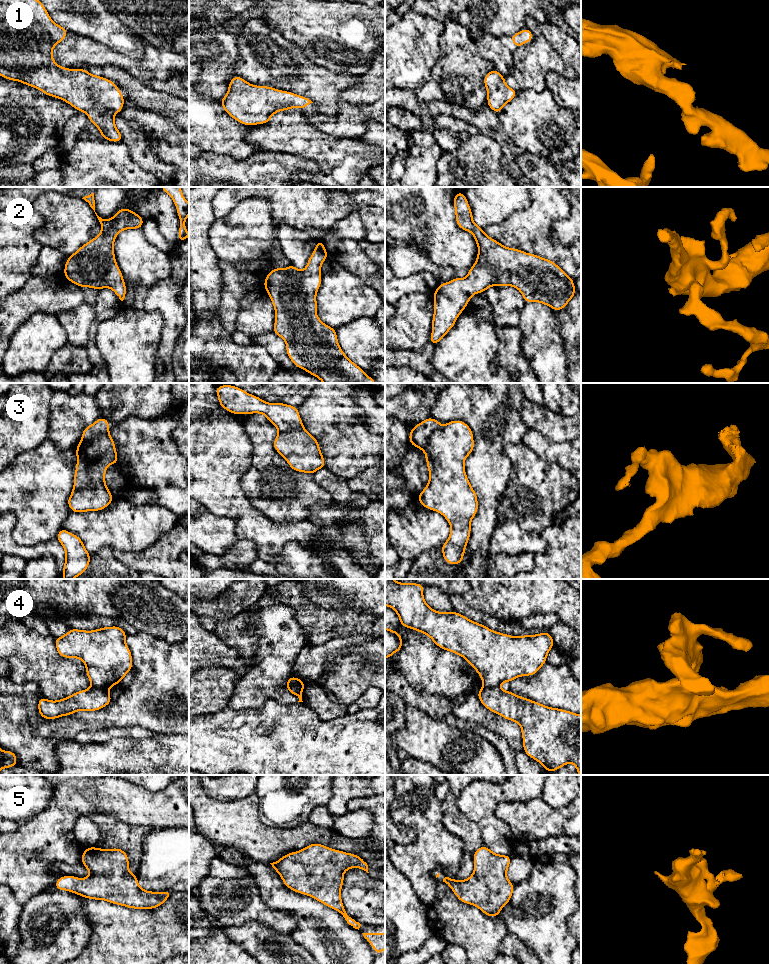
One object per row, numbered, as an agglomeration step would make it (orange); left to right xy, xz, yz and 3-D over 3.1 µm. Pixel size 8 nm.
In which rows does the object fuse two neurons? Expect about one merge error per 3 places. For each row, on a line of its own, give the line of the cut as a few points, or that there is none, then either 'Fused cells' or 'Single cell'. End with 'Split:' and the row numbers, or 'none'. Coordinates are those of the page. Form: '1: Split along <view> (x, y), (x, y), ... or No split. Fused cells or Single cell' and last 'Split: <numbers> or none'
1: No split. Single cell
2: No split. Single cell
3: Split along xy (108, 432), (94, 435), (80, 442). Fused cells
4: Split along xz (298, 679), (300, 682), (295, 686), (295, 692), (301, 698). Fused cells
5: No split. Single cell
Split: 3, 4

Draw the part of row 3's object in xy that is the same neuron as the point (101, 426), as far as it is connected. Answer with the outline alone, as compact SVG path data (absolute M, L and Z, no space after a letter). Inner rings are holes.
M101 417L90 426L84 428L81 436L81 443L90 440L94 436L109 433L109 431L110 428L108 419Z

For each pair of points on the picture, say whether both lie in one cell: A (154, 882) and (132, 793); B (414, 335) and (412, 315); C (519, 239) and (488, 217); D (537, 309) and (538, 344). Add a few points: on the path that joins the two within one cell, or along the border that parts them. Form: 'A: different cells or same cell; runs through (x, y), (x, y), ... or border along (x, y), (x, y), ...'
A: different cells; border along (171, 827), (150, 828), (148, 830)
B: same cell; runs through (412, 330), (412, 320)
C: different cells; border along (516, 211), (501, 222), (489, 224), (483, 229)
D: same cell; runs through (537, 318), (538, 335)

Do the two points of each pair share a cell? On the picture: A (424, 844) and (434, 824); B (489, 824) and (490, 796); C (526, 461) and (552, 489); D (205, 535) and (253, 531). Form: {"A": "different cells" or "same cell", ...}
{"A": "same cell", "B": "same cell", "C": "same cell", "D": "different cells"}

